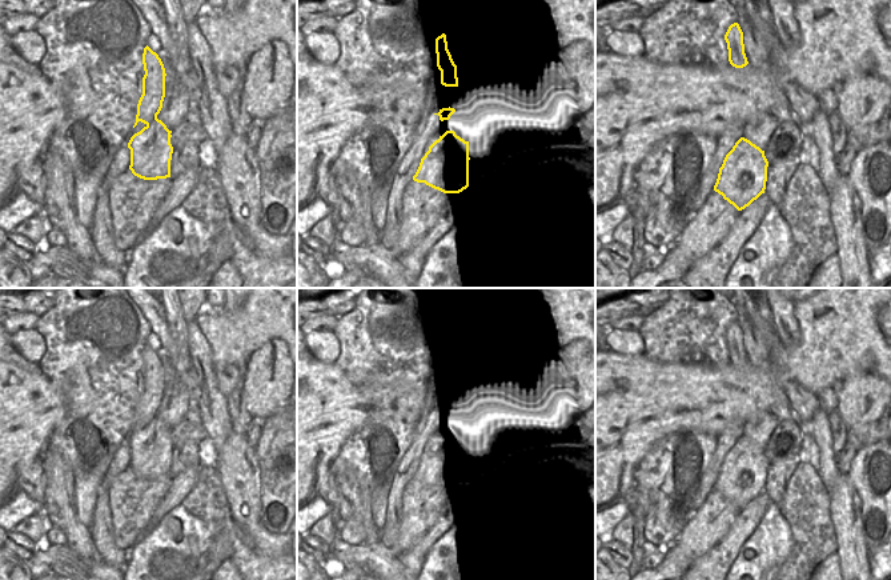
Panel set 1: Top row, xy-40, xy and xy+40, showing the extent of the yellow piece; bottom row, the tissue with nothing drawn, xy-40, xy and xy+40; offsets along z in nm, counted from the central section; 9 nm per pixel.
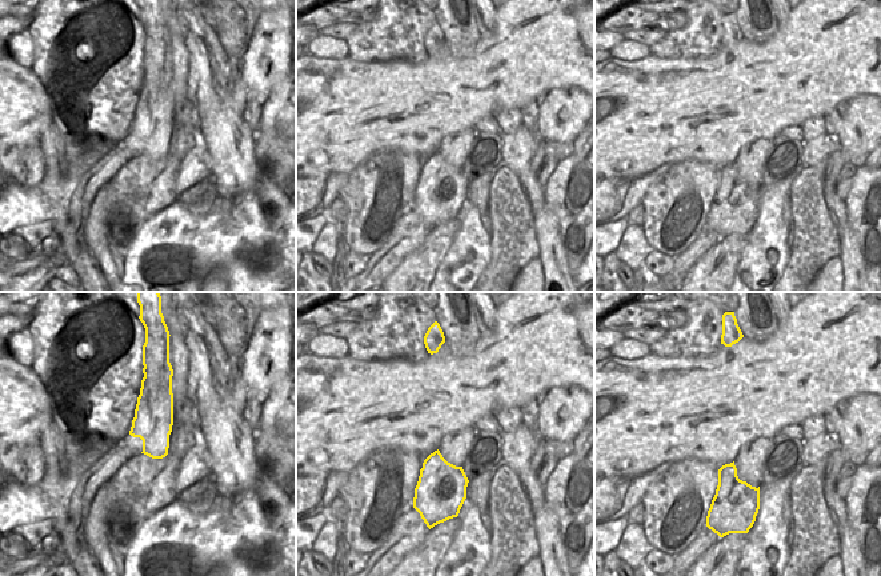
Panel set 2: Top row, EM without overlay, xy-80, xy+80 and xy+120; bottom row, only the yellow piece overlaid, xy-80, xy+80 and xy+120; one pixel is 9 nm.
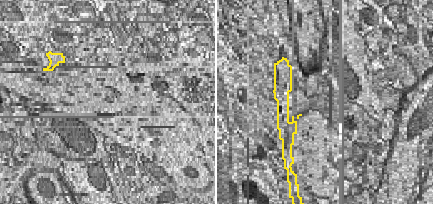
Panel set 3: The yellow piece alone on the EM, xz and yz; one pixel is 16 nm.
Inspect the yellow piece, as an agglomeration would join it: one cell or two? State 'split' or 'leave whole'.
split

